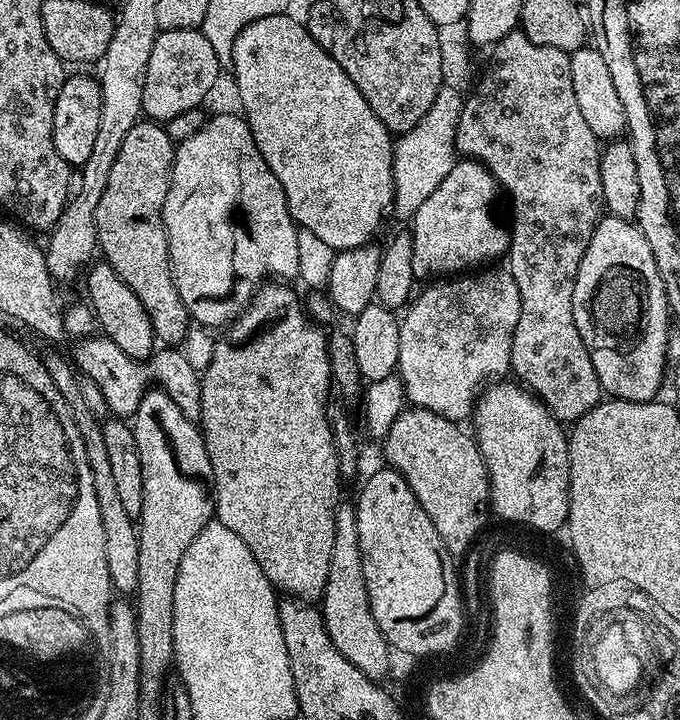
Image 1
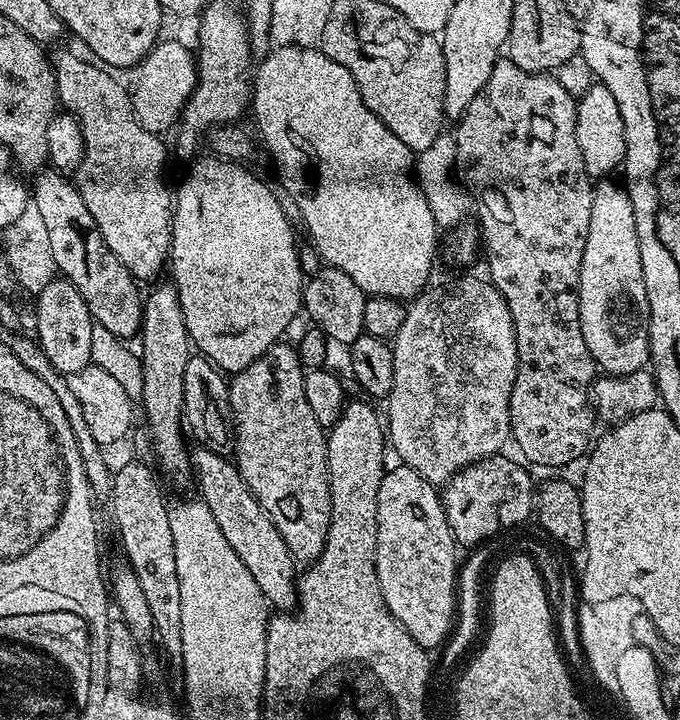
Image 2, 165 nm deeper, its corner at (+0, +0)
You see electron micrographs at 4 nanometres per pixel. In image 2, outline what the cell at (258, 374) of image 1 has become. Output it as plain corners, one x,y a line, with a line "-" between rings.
284,343
273,344
270,350
266,350
266,354
231,377
228,393
234,425
234,448
236,444
234,463
250,494
258,498
266,514
270,514
274,526
278,526
278,534
282,534
293,560
311,562
318,559
326,546
332,513
328,481
328,438
326,430
318,424
306,402
306,369
300,363
300,356
291,343

